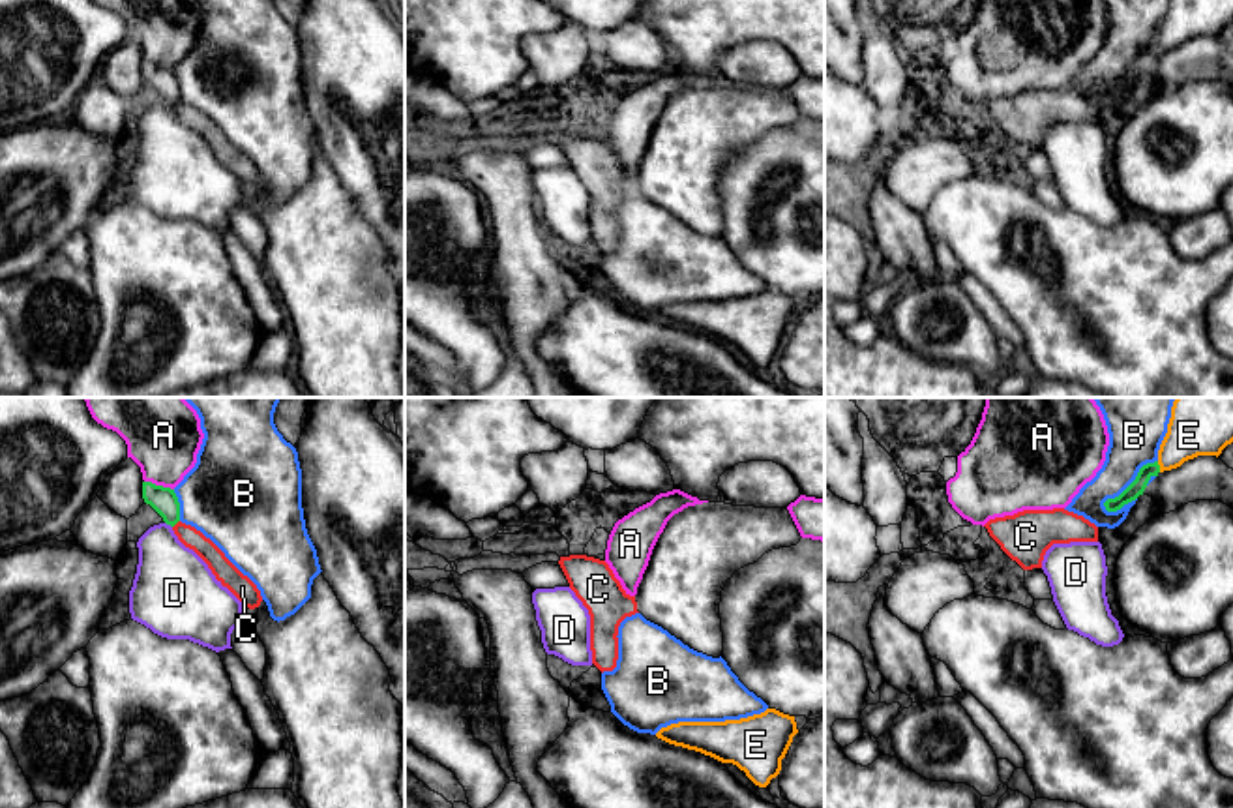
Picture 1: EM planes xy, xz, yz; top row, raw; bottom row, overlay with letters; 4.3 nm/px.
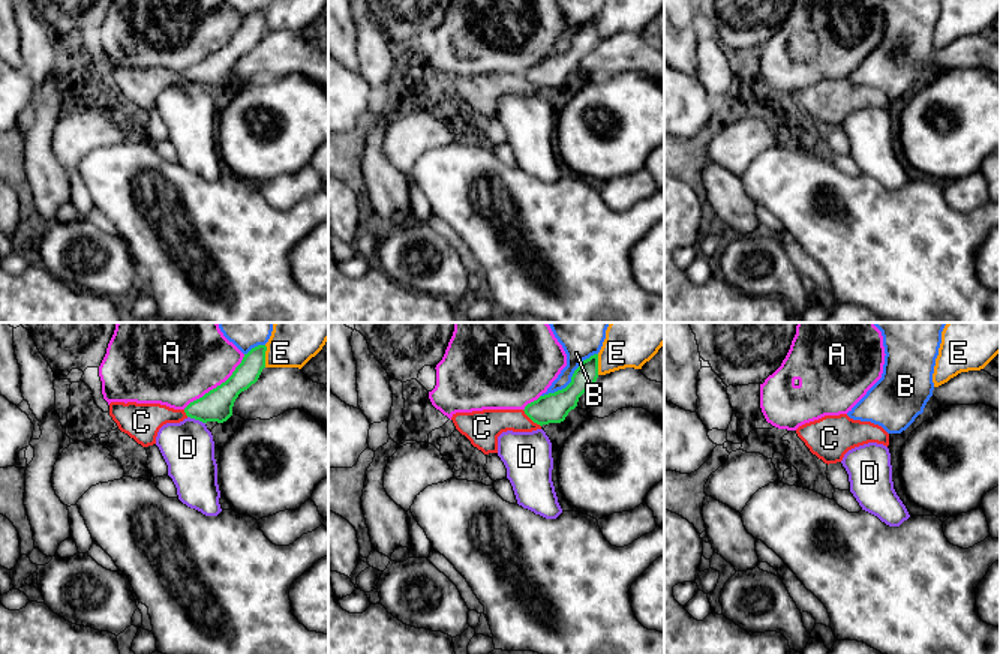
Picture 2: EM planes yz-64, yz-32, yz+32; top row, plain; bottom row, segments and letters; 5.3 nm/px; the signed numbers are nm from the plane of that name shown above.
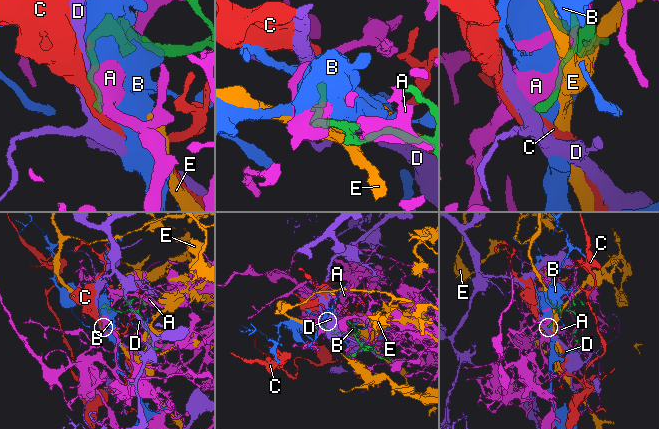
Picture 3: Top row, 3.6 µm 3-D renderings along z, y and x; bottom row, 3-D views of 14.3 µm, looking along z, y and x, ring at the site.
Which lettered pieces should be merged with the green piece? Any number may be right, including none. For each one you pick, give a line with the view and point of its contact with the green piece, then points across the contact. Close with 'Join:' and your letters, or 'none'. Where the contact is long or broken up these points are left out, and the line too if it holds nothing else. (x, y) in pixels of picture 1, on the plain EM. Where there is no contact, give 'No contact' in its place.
Join: none

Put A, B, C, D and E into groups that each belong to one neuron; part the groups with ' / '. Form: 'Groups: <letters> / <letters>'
Groups: A / B / C / D / E

